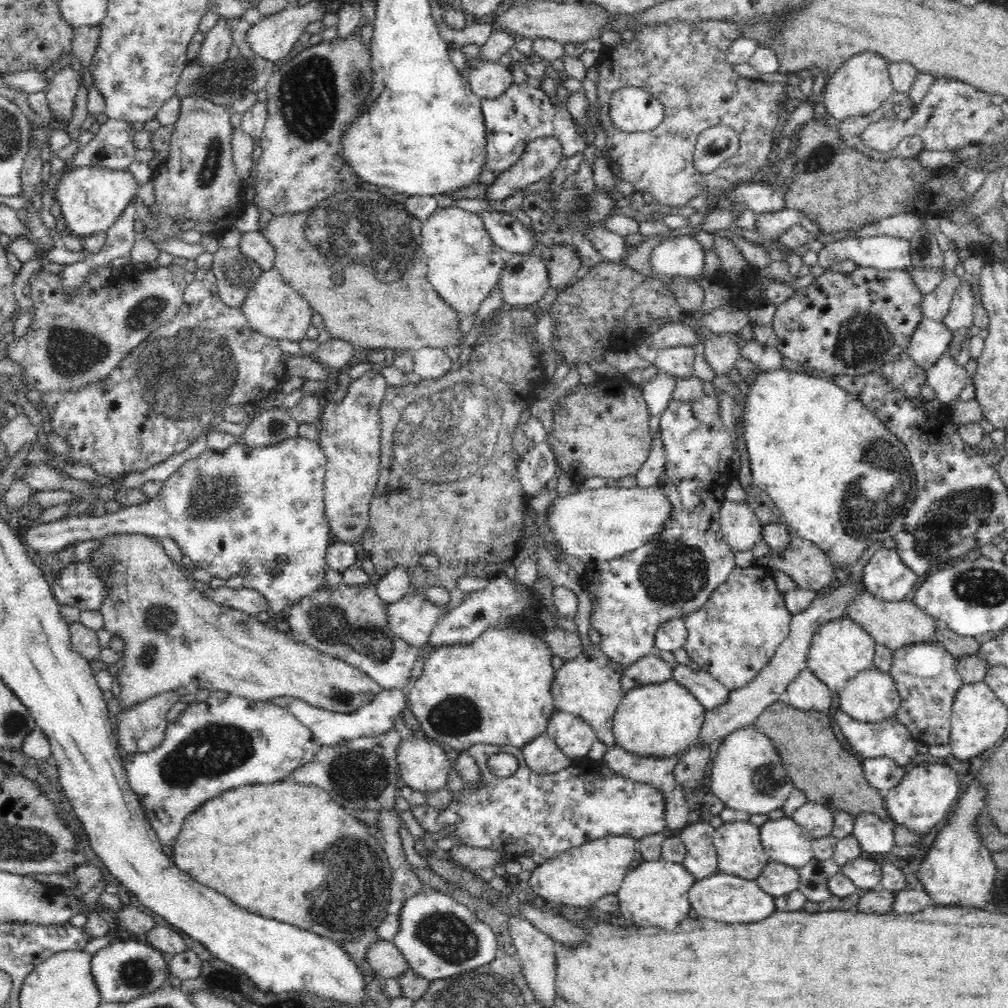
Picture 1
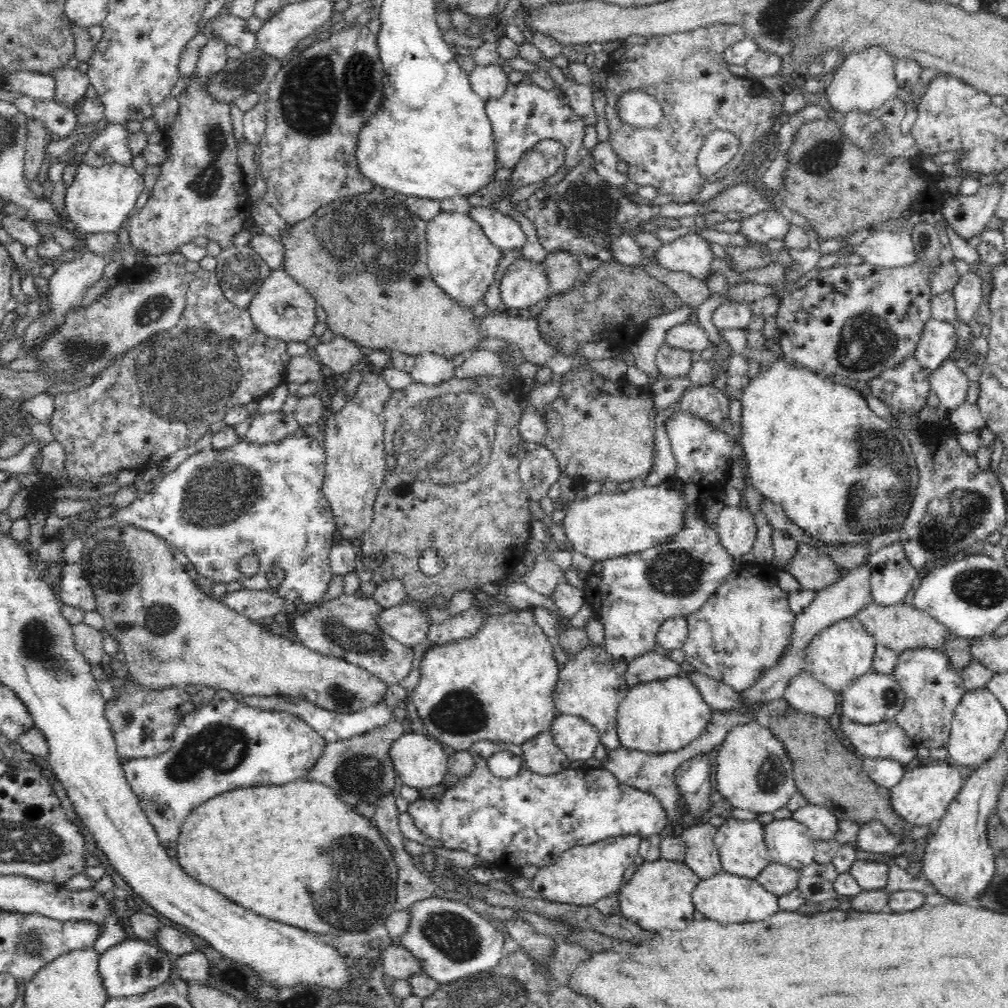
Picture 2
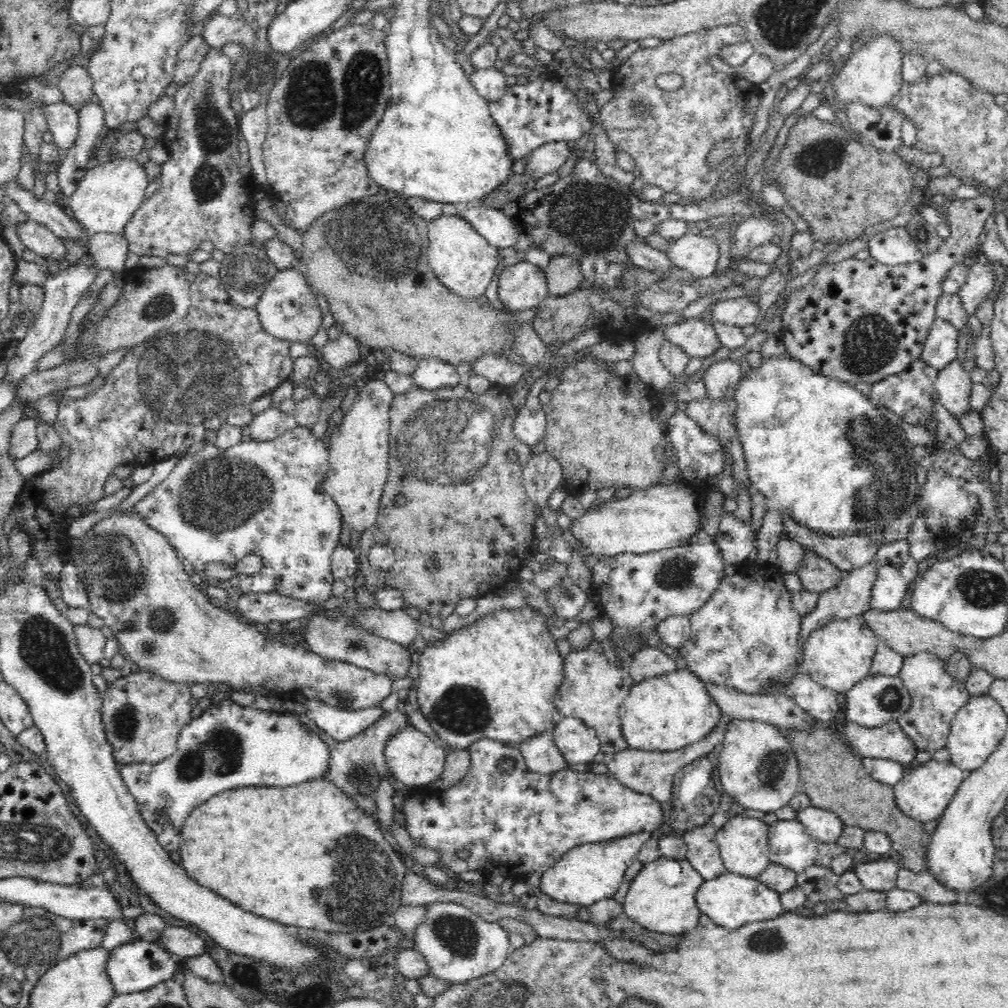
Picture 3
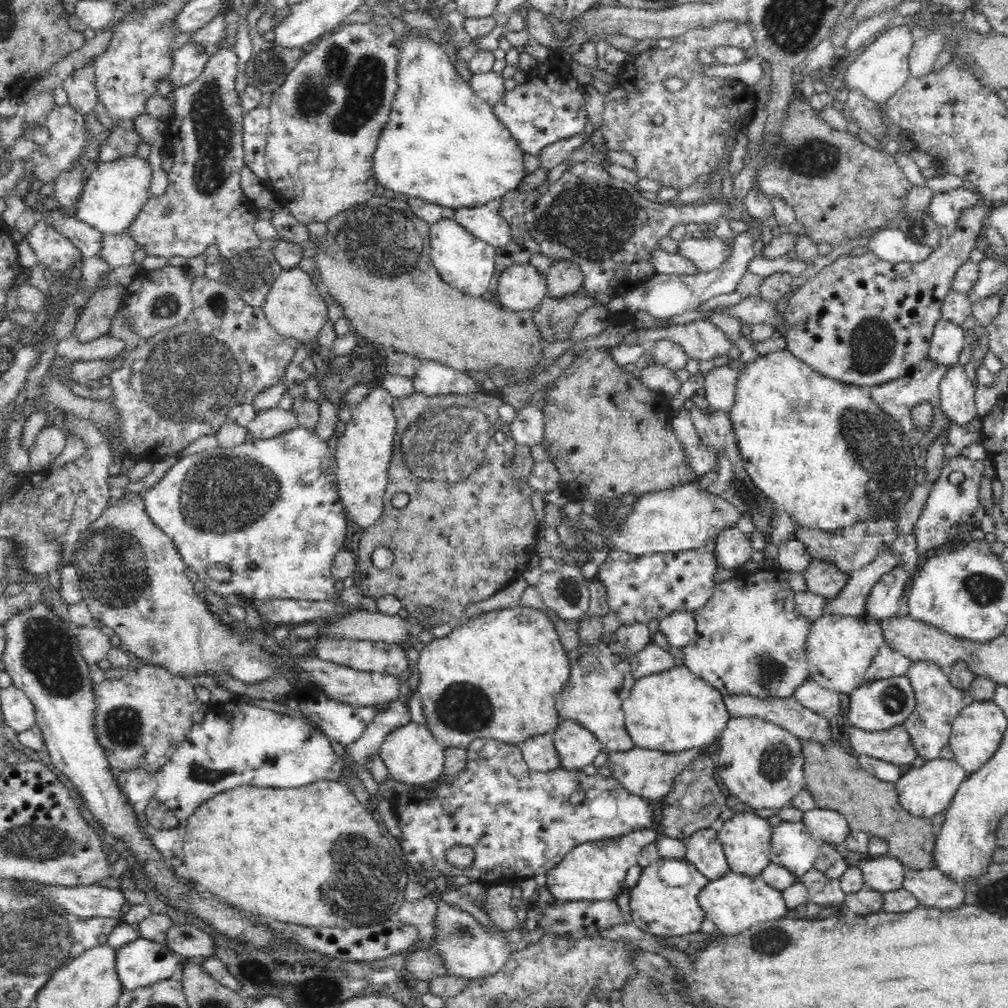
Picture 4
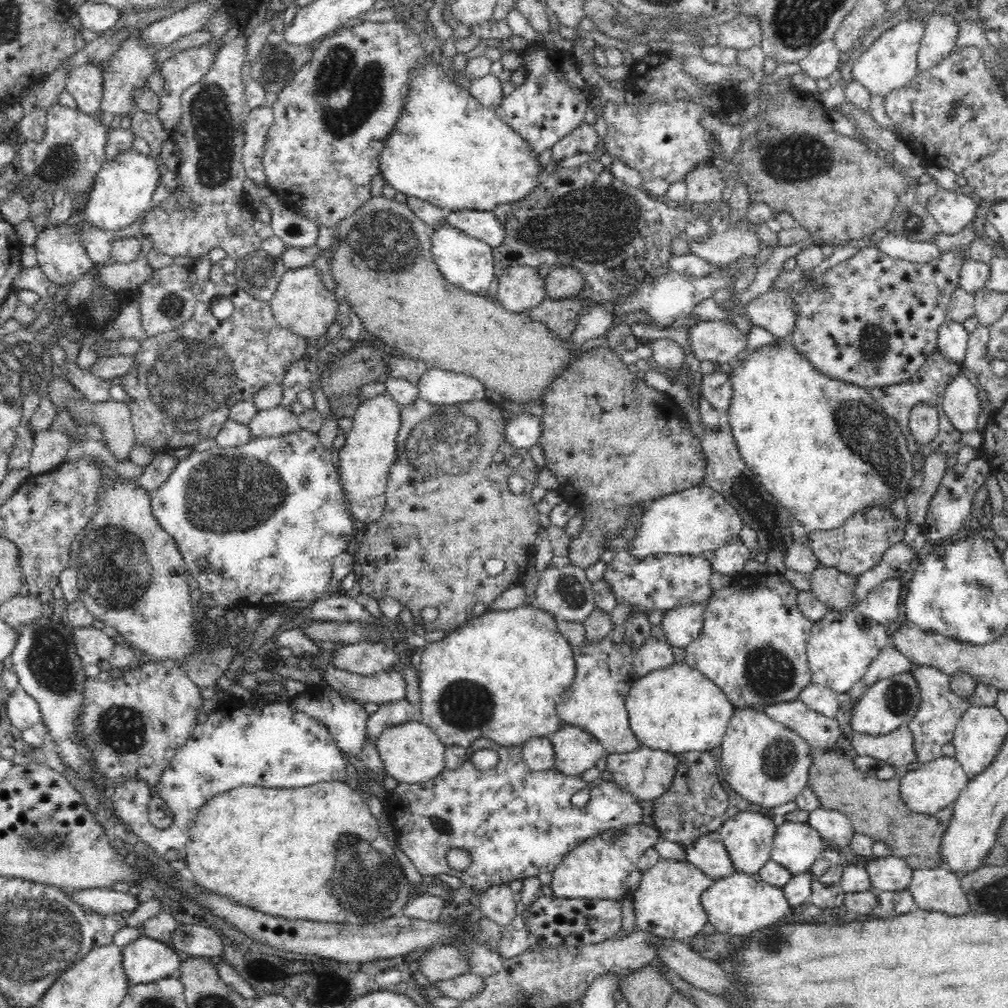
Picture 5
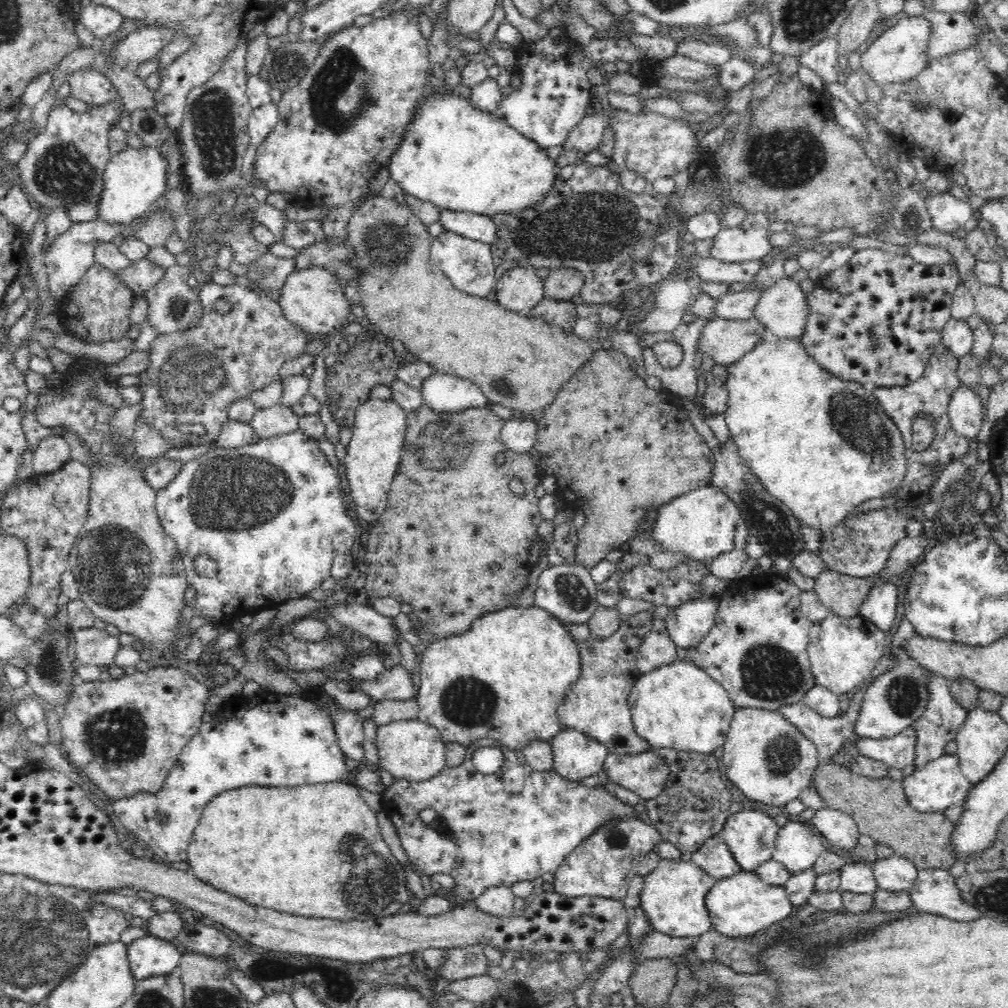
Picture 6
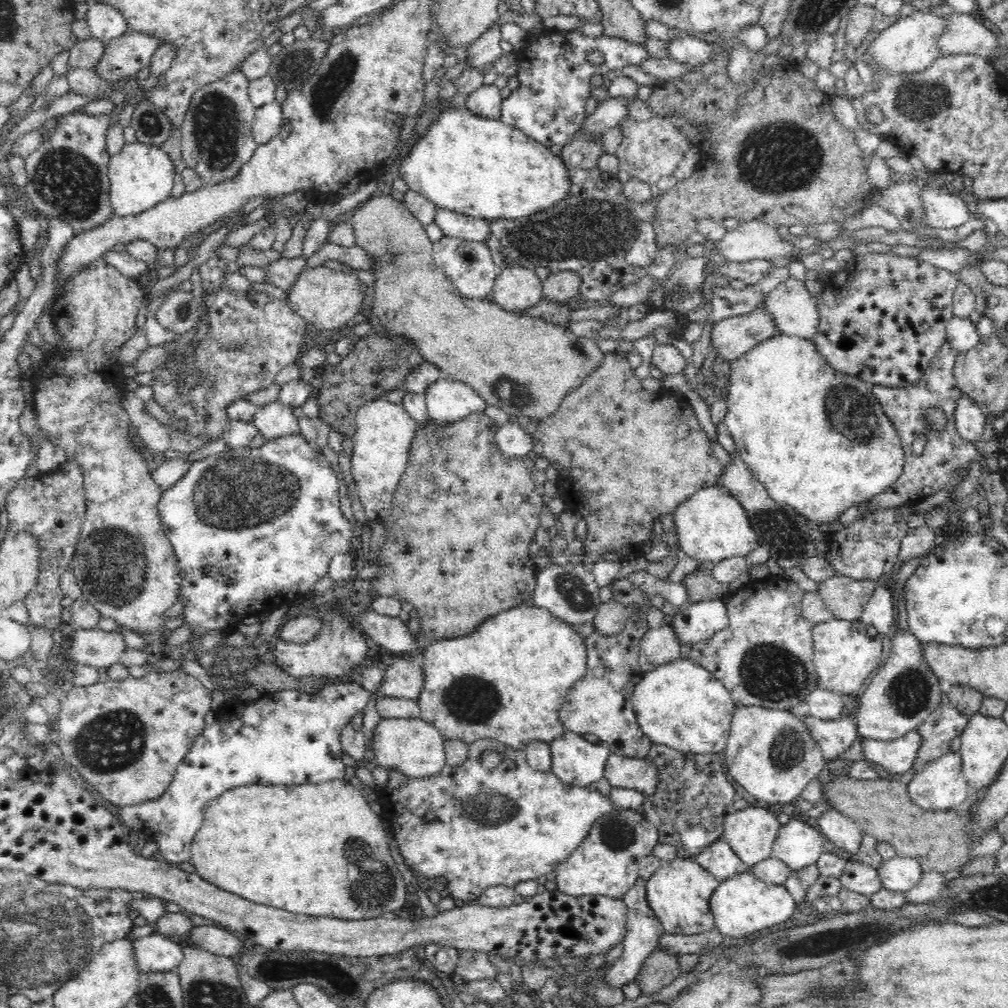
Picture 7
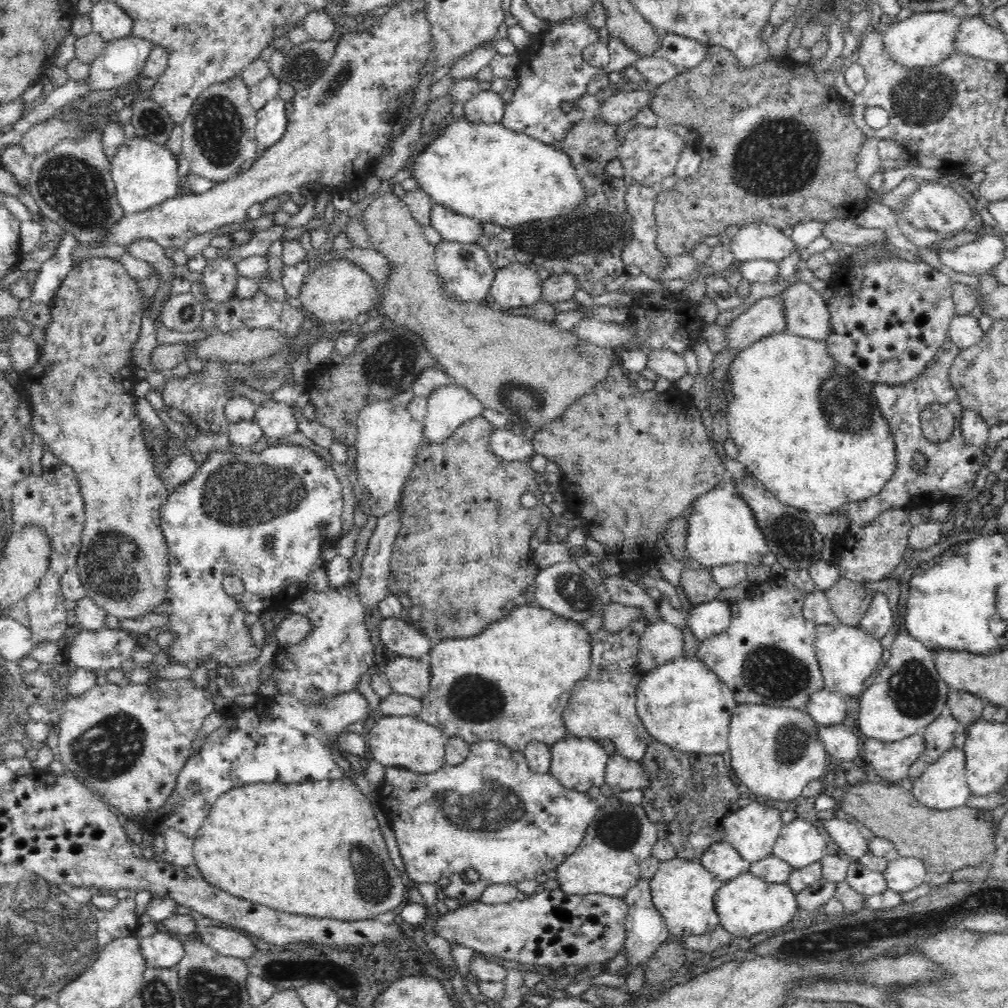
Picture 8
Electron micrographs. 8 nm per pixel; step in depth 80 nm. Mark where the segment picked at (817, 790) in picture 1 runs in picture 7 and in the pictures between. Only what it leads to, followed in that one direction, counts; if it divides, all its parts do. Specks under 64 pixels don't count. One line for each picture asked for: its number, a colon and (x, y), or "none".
2: (827, 774)
3: (832, 775)
4: (832, 774)
5: (875, 807)
6: (880, 808)
7: (940, 841)

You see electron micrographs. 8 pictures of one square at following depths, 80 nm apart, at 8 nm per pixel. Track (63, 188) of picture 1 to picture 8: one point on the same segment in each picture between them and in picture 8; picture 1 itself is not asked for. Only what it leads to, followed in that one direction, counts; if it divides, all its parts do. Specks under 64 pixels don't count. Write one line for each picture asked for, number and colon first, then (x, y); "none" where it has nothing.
2: (100, 200)
3: (111, 192)
4: (116, 191)
5: (124, 188)
6: (135, 178)
7: (142, 175)
8: (145, 173)

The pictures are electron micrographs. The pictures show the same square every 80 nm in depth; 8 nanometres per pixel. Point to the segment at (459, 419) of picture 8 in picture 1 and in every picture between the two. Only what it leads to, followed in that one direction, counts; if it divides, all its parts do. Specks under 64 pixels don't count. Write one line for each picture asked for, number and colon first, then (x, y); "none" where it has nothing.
1: (429, 363)
2: (430, 369)
3: (431, 373)
4: (432, 379)
5: (438, 387)
6: (443, 393)
7: (448, 401)

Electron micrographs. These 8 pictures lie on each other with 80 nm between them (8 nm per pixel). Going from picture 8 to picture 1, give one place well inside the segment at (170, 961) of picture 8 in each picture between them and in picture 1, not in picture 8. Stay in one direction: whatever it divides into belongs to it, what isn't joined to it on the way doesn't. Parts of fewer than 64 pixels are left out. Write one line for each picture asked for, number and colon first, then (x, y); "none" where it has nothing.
1: (125, 970)
2: (135, 966)
3: (138, 965)
4: (143, 962)
5: (146, 959)
6: (150, 956)
7: (157, 952)

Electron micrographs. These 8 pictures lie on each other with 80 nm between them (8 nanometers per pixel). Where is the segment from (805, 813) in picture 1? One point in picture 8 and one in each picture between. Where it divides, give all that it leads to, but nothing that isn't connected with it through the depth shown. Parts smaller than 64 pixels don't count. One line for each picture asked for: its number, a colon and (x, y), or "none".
2: (821, 824)
3: (824, 826)
4: (831, 827)
5: (832, 825)
6: (839, 828)
7: (840, 831)
8: (845, 831)

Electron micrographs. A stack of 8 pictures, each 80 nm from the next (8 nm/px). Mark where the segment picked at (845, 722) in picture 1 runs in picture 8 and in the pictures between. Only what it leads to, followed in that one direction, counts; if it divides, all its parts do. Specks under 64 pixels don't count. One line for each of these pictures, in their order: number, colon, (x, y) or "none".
2: (887, 739)
3: (890, 741)
4: (894, 745)
5: (897, 749)
6: (898, 752)
7: (896, 757)
8: (890, 762)

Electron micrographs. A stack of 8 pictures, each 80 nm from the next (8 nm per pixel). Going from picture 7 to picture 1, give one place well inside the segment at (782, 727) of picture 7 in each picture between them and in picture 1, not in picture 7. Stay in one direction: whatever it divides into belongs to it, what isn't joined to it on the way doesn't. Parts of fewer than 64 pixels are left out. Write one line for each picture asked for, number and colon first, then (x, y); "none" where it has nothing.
1: (748, 775)
2: (754, 771)
3: (759, 768)
4: (762, 764)
5: (767, 763)
6: (768, 759)

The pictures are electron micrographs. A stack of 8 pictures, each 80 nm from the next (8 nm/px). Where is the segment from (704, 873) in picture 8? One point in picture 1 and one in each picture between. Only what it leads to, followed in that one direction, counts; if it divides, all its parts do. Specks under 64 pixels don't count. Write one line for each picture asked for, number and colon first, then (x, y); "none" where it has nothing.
1: (655, 893)
2: (658, 897)
3: (662, 898)
4: (664, 902)
5: (668, 901)
6: (674, 894)
7: (679, 891)

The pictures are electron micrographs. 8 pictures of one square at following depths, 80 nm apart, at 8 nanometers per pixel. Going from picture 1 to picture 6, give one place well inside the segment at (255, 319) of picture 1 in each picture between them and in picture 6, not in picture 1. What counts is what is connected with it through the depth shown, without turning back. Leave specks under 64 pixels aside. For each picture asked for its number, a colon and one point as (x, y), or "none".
2: (284, 309)
3: (289, 310)
4: (295, 306)
5: (302, 303)
6: (314, 297)

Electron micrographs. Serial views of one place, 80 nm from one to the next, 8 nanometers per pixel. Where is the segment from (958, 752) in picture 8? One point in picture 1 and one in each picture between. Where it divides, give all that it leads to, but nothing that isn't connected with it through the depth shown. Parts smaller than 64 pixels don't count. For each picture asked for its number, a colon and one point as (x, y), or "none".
1: (923, 797)
2: (922, 797)
3: (924, 793)
4: (926, 791)
5: (932, 787)
6: (936, 786)
7: (942, 785)

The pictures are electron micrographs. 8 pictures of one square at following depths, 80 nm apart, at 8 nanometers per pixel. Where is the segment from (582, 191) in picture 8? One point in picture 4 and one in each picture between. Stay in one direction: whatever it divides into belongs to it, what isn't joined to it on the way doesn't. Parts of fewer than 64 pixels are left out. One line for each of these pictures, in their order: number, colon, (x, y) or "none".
4: (445, 145)
5: (449, 150)
6: (460, 159)
7: (475, 167)

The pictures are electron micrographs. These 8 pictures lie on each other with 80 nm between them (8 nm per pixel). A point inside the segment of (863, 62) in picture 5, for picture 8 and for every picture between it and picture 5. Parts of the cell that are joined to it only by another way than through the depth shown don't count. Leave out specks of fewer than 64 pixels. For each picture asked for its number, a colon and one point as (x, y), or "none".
6: (901, 52)
7: (910, 45)
8: (924, 39)

